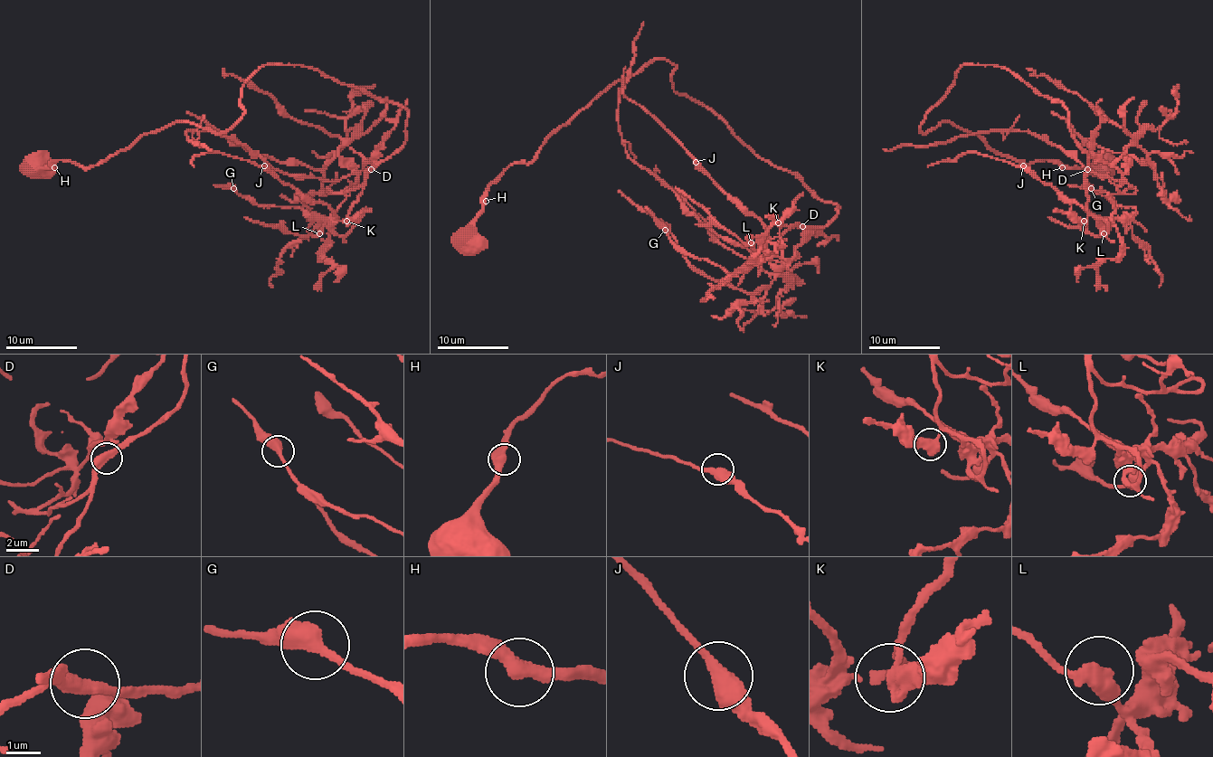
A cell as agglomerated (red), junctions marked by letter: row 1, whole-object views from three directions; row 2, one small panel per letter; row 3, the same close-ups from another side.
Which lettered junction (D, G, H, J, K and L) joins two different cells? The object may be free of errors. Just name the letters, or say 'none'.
none

